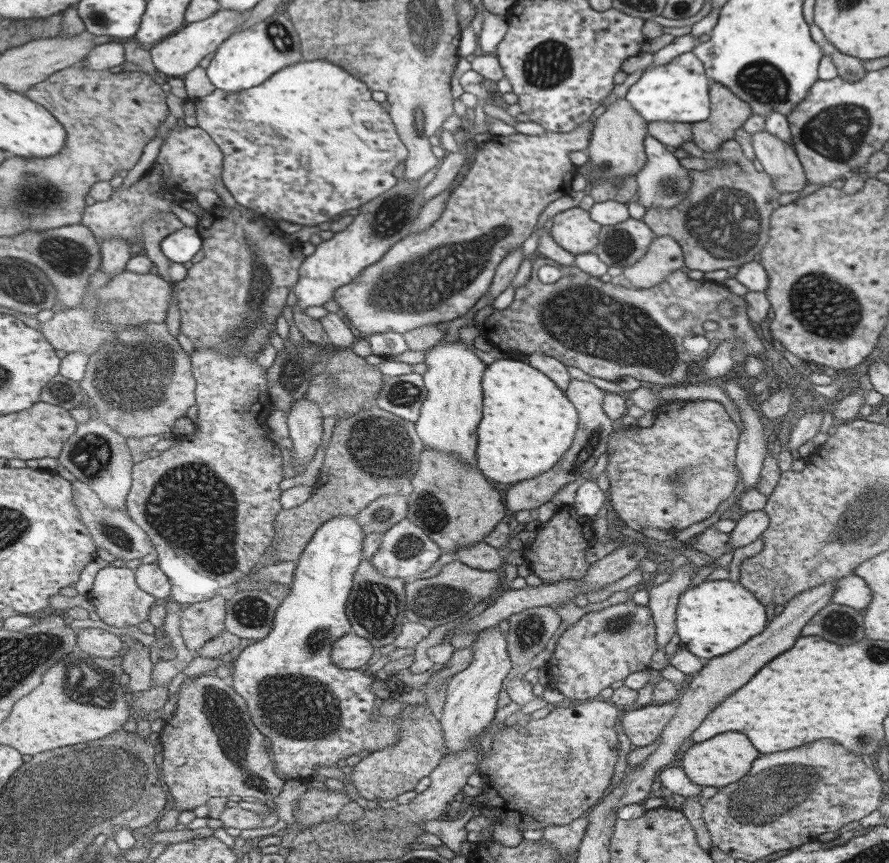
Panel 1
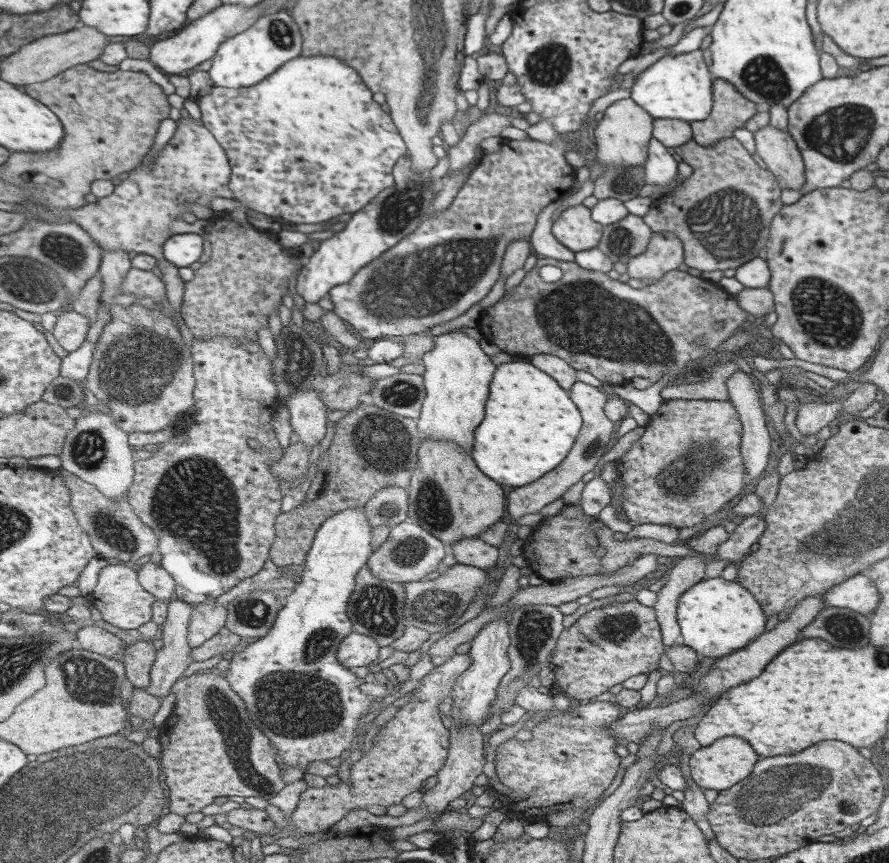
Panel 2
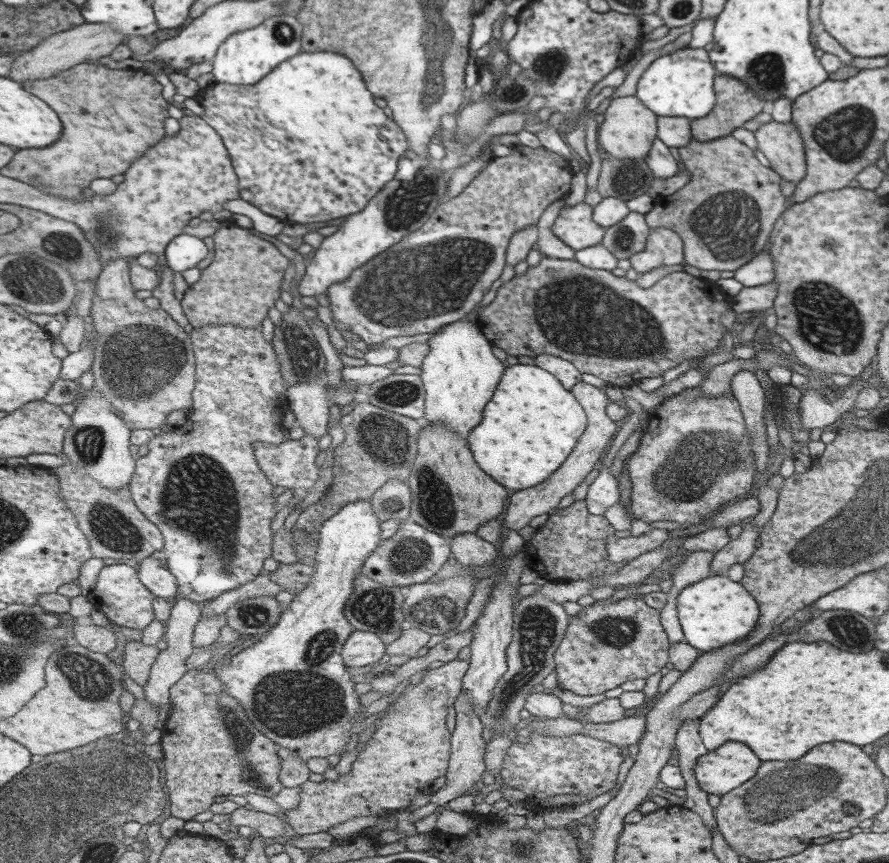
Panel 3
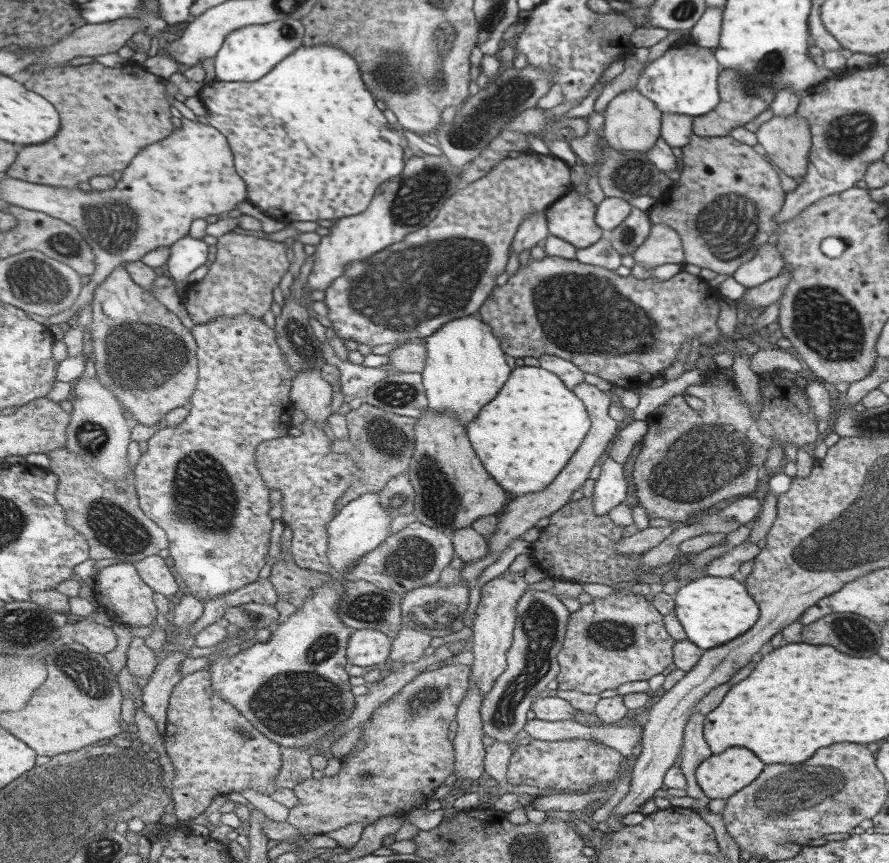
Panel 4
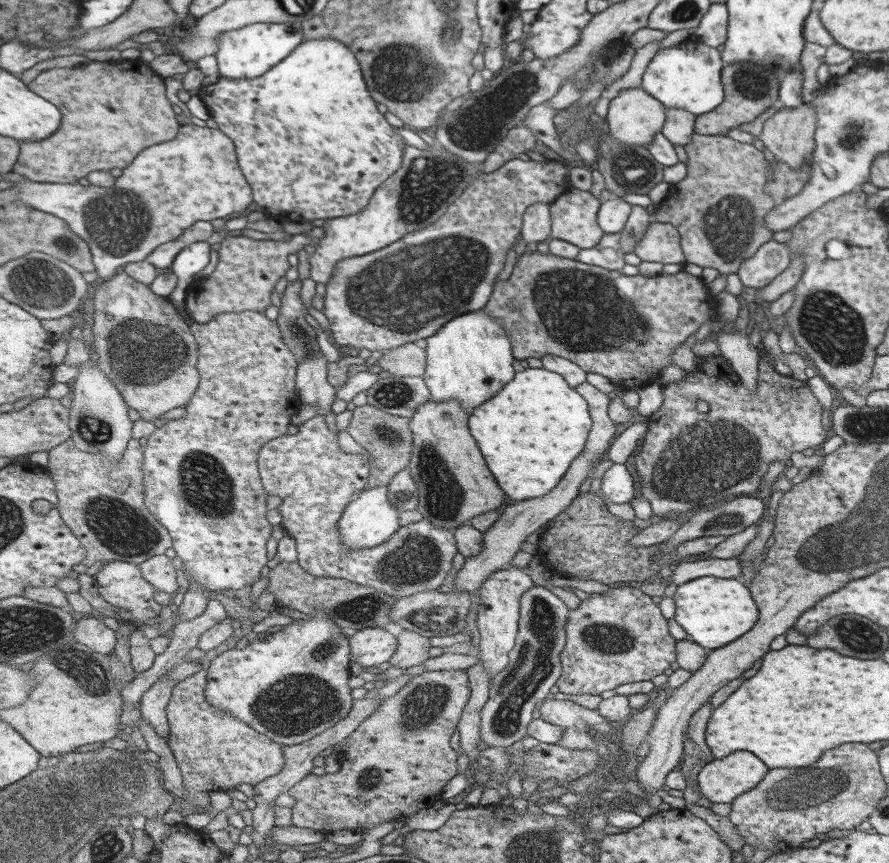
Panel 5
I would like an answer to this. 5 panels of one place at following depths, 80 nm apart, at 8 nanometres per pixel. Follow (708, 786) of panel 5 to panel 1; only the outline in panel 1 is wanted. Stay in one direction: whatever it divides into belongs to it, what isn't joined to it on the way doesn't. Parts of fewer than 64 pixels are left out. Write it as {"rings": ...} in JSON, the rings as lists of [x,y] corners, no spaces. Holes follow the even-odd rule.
{"rings":[[[730,730],[716,734],[710,740],[691,744],[683,754],[680,769],[695,785],[699,787],[715,786],[720,789],[722,786],[738,781],[741,777],[746,777],[759,755],[760,752],[755,750],[753,744],[749,744],[745,734]]]}

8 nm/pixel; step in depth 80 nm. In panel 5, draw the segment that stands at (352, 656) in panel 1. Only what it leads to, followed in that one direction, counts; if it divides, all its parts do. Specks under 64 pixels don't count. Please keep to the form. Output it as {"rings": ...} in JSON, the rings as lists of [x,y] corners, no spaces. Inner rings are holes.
{"rings":[[[365,628],[352,633],[350,639],[352,655],[359,665],[379,666],[393,658],[399,640],[385,628]]]}

